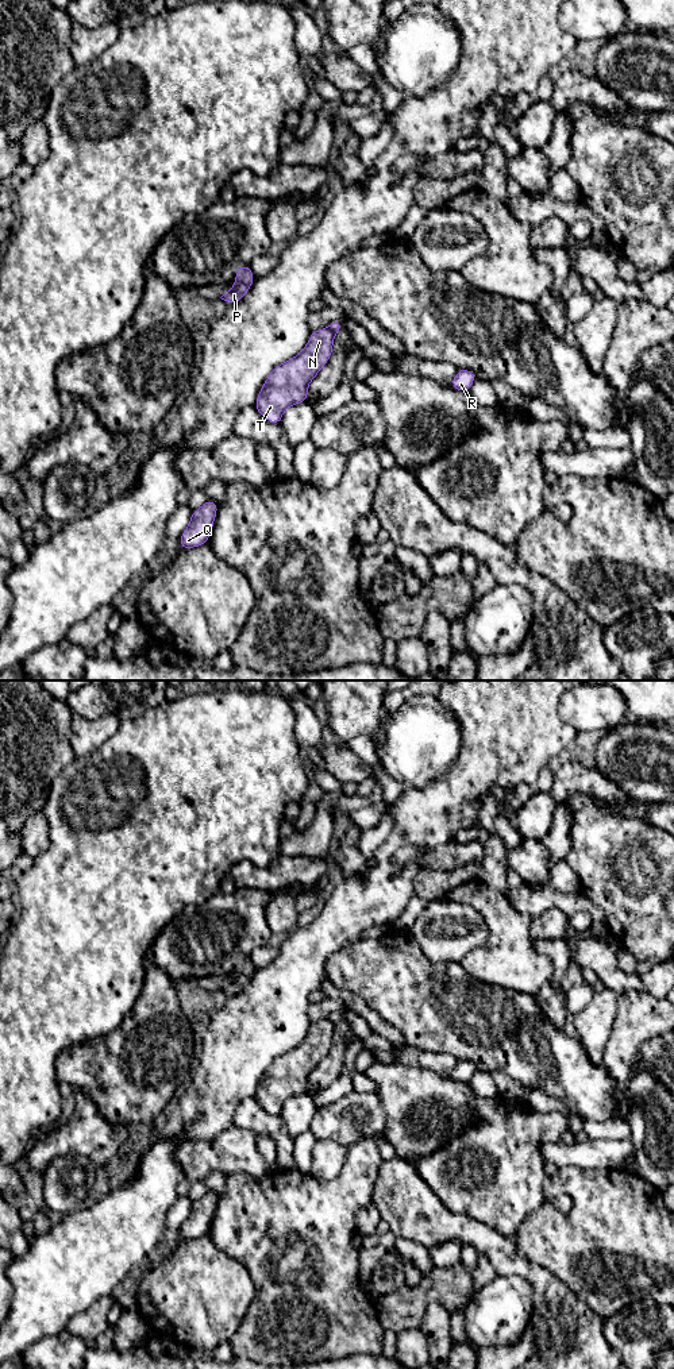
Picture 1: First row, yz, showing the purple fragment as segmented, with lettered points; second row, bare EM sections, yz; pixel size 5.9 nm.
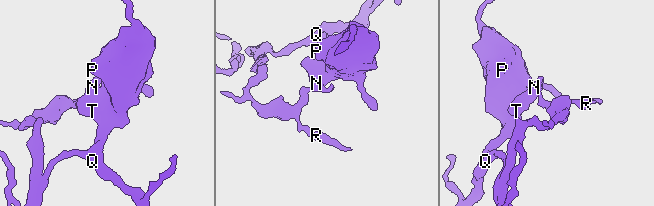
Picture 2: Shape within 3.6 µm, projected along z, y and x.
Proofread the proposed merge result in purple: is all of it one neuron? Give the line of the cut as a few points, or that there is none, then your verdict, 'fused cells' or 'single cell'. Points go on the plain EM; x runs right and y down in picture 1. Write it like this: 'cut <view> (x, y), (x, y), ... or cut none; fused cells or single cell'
cut yz (327, 1019), (334, 1026); fused cells

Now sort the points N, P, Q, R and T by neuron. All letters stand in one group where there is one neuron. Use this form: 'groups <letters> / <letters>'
groups N P Q T / R

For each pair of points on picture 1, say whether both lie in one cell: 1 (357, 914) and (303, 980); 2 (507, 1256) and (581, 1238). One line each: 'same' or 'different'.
1: same
2: different

